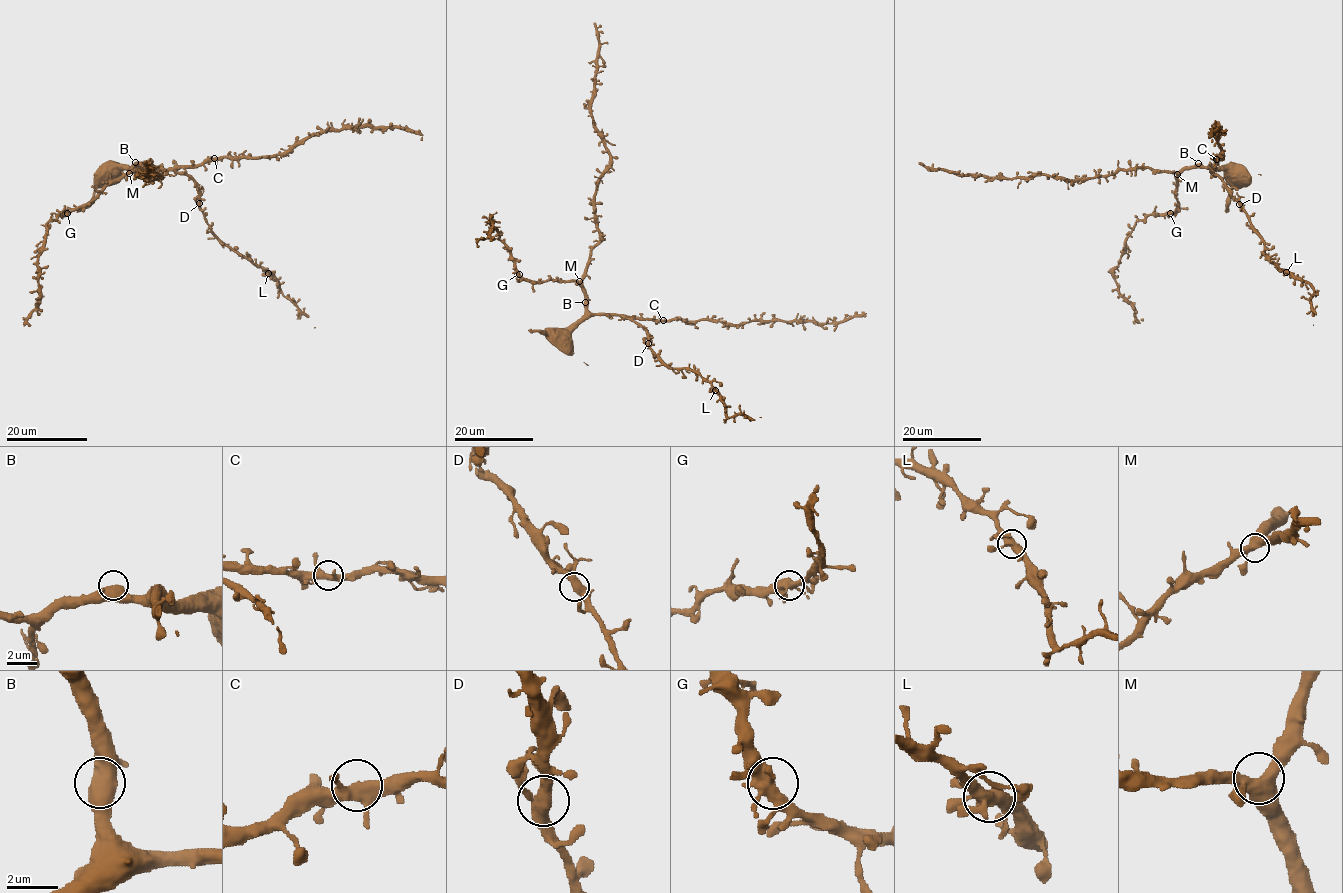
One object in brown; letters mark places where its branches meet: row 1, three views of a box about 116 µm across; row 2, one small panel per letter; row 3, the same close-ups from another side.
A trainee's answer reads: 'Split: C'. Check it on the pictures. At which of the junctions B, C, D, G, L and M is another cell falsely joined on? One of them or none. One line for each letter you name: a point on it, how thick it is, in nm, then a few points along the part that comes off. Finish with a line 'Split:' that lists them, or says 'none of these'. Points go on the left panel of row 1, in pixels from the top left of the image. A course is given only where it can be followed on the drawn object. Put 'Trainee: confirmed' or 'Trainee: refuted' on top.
Trainee: refuted
Split: none of these

